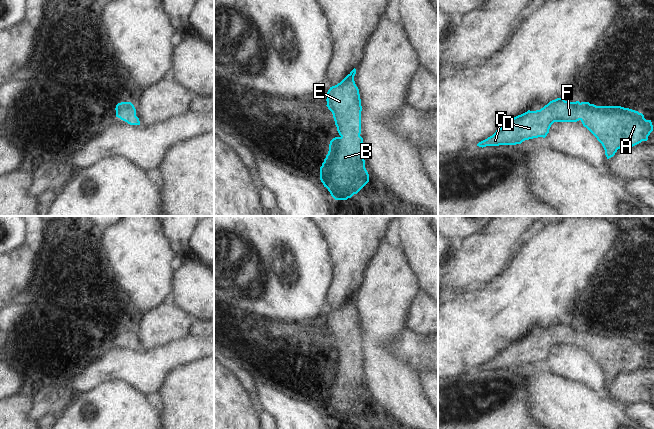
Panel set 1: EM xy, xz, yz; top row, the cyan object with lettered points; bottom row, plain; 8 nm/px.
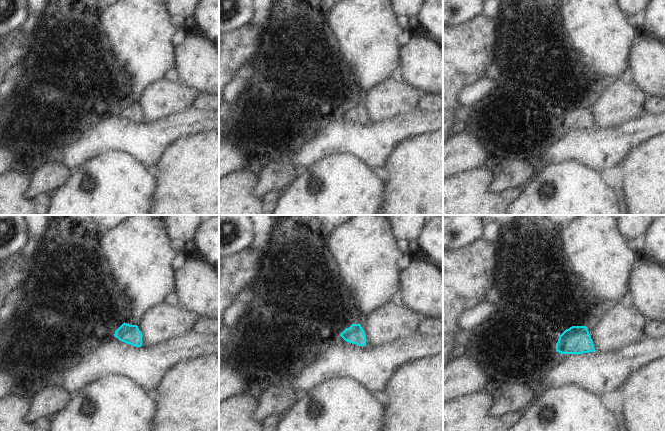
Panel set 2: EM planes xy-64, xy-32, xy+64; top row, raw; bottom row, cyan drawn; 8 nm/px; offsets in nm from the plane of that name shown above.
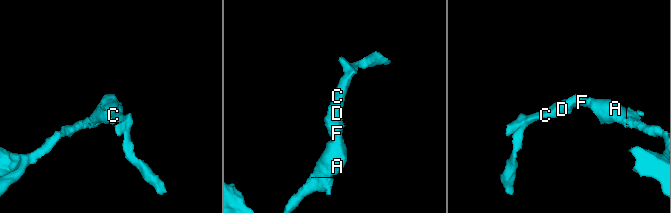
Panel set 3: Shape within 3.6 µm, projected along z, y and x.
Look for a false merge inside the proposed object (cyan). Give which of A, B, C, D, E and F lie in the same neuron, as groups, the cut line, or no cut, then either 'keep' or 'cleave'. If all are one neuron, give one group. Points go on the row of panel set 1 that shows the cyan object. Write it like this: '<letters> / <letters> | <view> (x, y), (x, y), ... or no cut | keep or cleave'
A B C D E F | no cut | keep

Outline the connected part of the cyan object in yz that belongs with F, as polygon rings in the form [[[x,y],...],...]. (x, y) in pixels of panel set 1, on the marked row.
[[[557,98],[540,110],[528,110],[514,117],[477,146],[516,145],[533,138],[545,138],[554,122],[579,120],[602,144],[607,159],[613,157],[620,148],[647,141],[653,131],[651,120],[646,120],[638,111]]]

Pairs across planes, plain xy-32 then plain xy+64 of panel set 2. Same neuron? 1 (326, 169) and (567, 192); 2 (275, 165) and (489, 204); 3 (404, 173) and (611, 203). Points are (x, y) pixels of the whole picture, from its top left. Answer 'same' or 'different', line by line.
1: same
2: same
3: different

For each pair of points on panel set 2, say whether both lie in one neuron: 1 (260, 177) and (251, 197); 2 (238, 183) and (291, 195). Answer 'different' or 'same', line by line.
1: same
2: different

